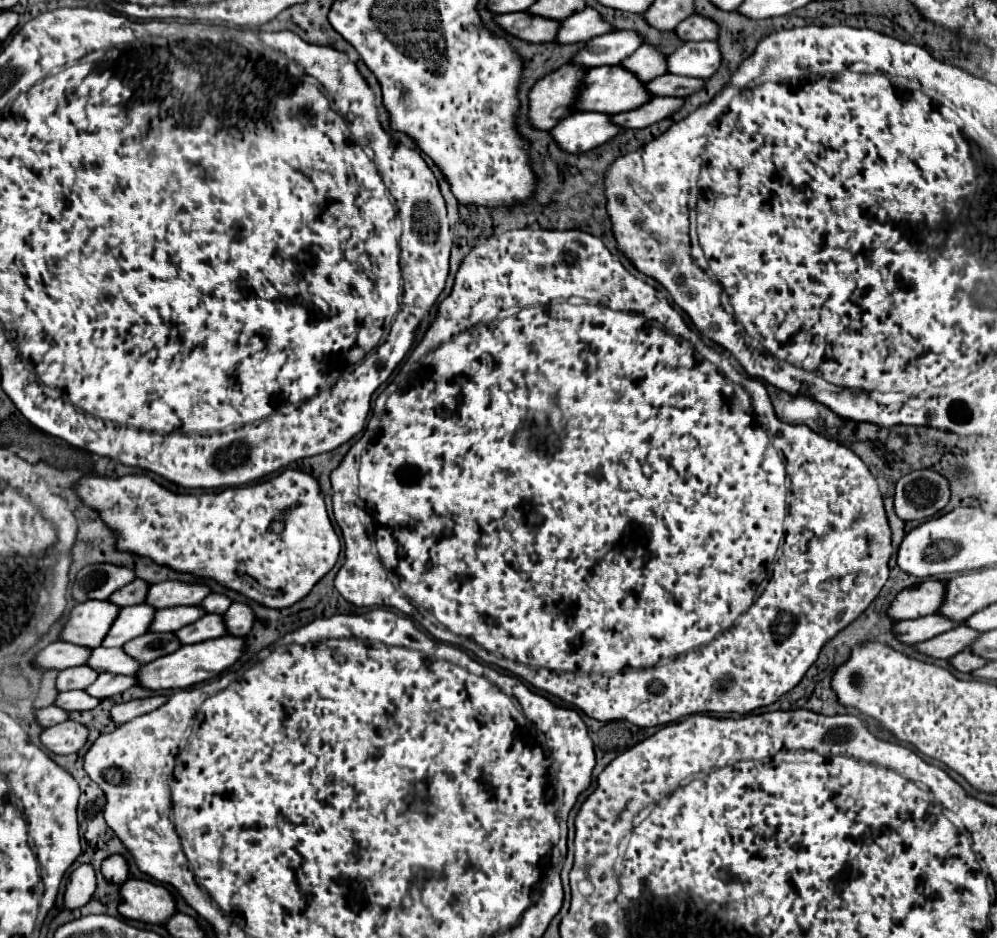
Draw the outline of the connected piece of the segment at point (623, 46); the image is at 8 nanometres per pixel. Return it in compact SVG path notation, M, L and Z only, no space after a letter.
M611 31L601 37L593 37L571 61L587 65L589 69L601 65L619 65L631 57L645 43L639 31Z

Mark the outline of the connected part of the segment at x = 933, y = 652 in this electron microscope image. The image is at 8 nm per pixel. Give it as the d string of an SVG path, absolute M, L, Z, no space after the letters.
M961 625L959 629L951 629L947 633L941 633L925 643L919 643L917 649L925 655L937 657L937 659L951 659L957 653L965 651L981 633L977 629L969 629L967 625Z

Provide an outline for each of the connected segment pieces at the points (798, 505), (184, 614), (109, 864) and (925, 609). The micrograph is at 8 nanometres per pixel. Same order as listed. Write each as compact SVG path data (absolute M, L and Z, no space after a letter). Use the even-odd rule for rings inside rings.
M521 229L521 231L505 231L501 235L493 235L483 245L477 245L477 249L473 247L471 253L463 259L463 265L457 271L451 295L441 301L437 319L431 323L431 327L427 329L423 341L413 349L411 357L405 361L405 365L401 367L401 371L397 373L397 377L393 381L397 381L397 385L391 383L384 391L383 398L389 396L387 403L380 403L380 406L385 405L385 413L381 417L379 431L377 431L375 439L367 445L365 453L361 455L357 481L333 481L333 475L331 475L331 485L333 485L333 495L335 495L335 499L333 499L333 513L335 513L337 525L341 527L343 541L345 541L345 565L339 569L339 573L335 577L337 591L343 595L343 599L347 599L349 603L353 603L357 607L393 607L393 609L399 609L407 617L419 621L435 639L445 641L445 643L453 643L453 645L459 645L463 649L473 651L485 663L499 665L501 669L505 669L505 671L525 679L533 687L537 687L541 691L547 691L553 697L559 697L561 701L581 709L585 715L589 715L589 717L593 717L597 721L623 719L623 721L629 721L629 723L633 723L637 727L655 727L663 726L665 723L673 723L673 721L677 721L681 717L687 717L687 715L693 715L693 713L741 713L741 715L745 715L745 713L751 713L753 709L771 705L781 695L789 693L793 687L799 685L799 681L805 677L807 669L817 661L821 649L841 629L845 629L845 625L851 625L873 603L873 599L879 595L881 587L889 579L889 559L891 559L891 553L893 553L893 547L891 547L891 527L887 523L887 515L885 515L885 507L883 507L883 495L879 491L877 479L871 475L867 465L851 449L839 445L837 441L829 441L829 439L817 435L807 425L787 425L787 423L781 423L779 417L773 411L773 405L769 401L765 385L759 379L755 379L755 377L741 375L739 371L735 371L735 367L729 363L729 359L723 353L719 353L717 349L705 345L703 339L697 337L697 333L691 331L687 327L687 323L683 321L683 317L671 307L671 303L667 301L663 291L659 291L657 287L645 283L643 279L639 279L631 271L627 271L623 267L623 263L605 247L605 243L599 237L591 235L591 233L577 231L577 229L571 229L571 231ZM783 520L785 531L787 531L785 533L785 543L781 544L783 545L783 557L779 558L777 565L773 567L773 575L769 577L767 587L755 599L757 587L767 579L769 567L771 567L779 547L779 541L784 536Z
M183 605L173 609L159 609L155 615L155 621L151 625L151 631L155 633L167 633L167 631L179 631L181 627L197 621L201 615L205 615L205 609L199 605Z
M109 855L101 865L101 873L105 879L121 885L129 877L129 863L123 855Z
M929 579L921 585L903 589L895 601L889 607L889 615L895 621L903 619L917 619L931 613L937 613L941 607L941 601L945 601L945 581Z

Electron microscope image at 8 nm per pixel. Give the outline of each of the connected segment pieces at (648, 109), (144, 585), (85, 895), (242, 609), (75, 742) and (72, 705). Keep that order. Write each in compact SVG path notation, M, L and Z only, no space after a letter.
M653 97L649 103L633 109L633 111L613 115L613 123L627 127L627 129L645 129L645 127L673 115L677 109L681 109L683 101L685 99L681 99L681 97Z
M131 581L129 585L125 585L123 589L119 589L117 593L113 593L109 597L111 603L119 605L119 607L127 607L127 605L141 605L145 603L145 597L147 597L147 591L149 591L149 583L147 581Z
M79 865L69 881L67 881L67 891L65 891L65 907L67 909L79 909L83 907L91 895L97 889L97 877L95 877L95 867L93 865Z
M233 603L225 613L225 625L231 635L247 637L253 629L253 609L249 603Z
M63 721L59 725L47 727L41 733L41 741L47 749L51 749L53 753L59 755L71 755L77 753L89 737L89 729L77 721Z
M81 689L77 691L65 691L65 693L59 693L55 705L61 707L61 709L67 709L67 711L83 711L83 709L93 709L101 703L101 699L97 697L89 697L87 693L83 693Z

